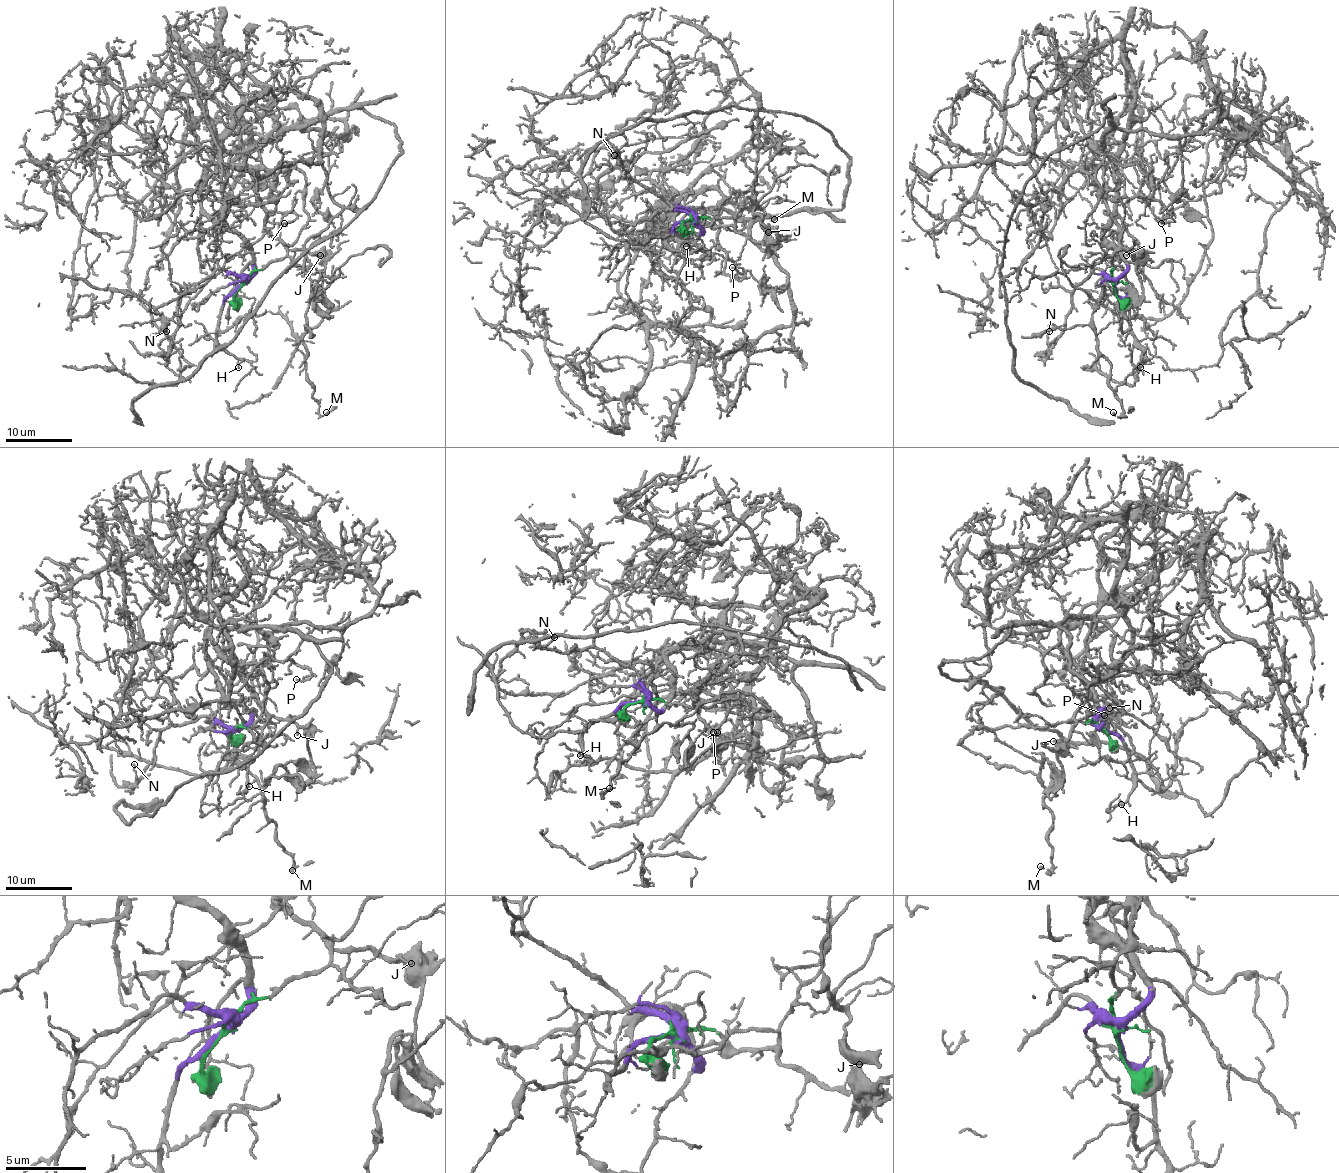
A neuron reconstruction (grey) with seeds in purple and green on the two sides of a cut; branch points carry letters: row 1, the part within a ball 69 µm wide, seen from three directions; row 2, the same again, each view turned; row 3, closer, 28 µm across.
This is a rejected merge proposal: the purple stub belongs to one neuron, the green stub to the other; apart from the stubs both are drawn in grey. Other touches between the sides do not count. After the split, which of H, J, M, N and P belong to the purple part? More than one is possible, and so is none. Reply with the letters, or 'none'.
H, N, P

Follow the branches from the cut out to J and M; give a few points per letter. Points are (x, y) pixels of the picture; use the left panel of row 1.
J: (241, 286), (255, 271), (283, 257), (287, 249), (303, 249), (320, 255)
M: (241, 286), (290, 249), (323, 264), (323, 296), (315, 284), (307, 312), (305, 377), (318, 413), (327, 413)

